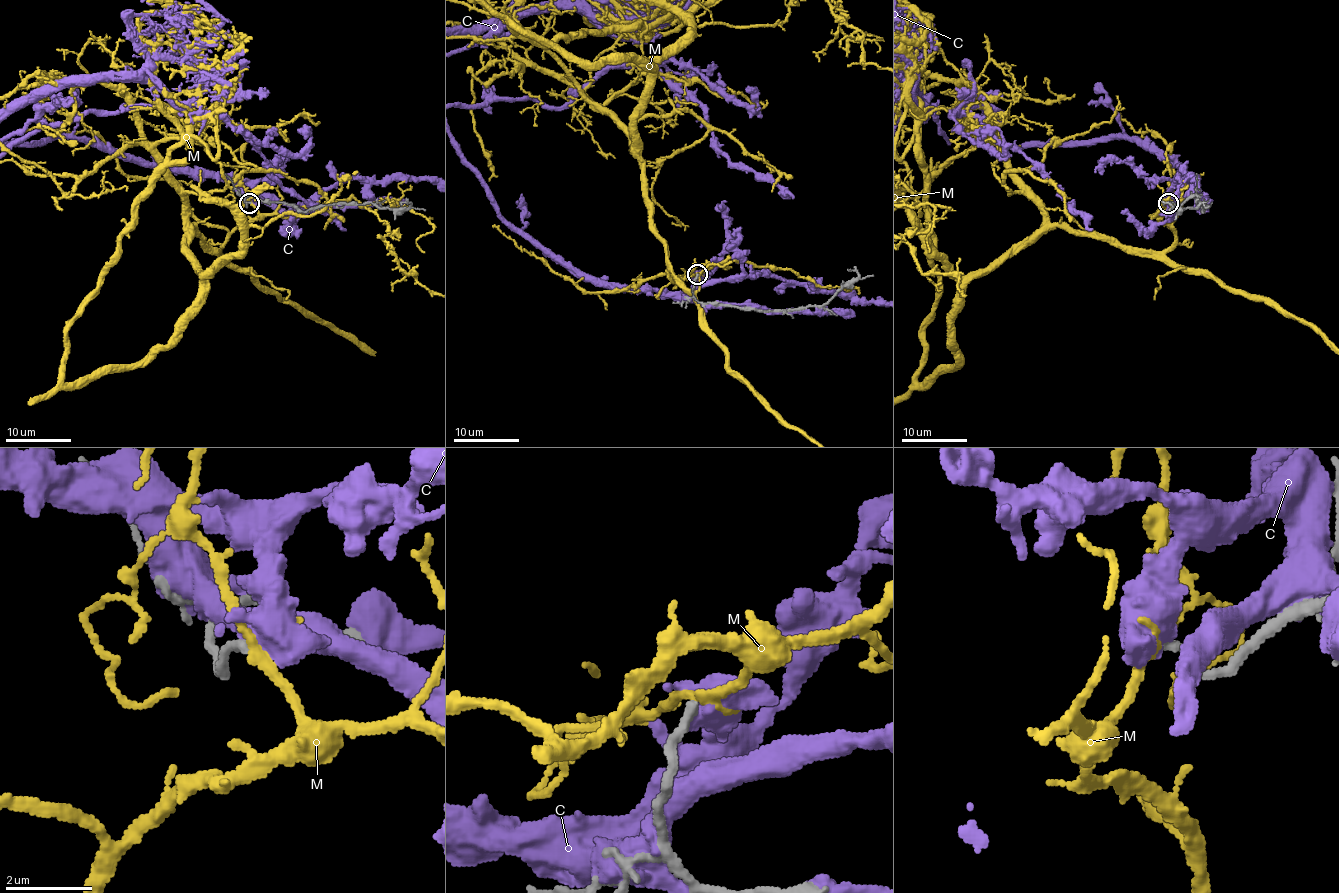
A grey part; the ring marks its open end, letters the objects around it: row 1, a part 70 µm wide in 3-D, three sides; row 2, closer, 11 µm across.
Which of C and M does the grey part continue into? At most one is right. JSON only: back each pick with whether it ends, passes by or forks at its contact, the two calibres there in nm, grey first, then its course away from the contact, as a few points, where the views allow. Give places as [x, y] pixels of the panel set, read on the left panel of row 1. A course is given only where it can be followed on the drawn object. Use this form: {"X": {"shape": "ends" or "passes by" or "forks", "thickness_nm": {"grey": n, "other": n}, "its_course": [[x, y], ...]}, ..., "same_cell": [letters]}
{"same_cell": []}

